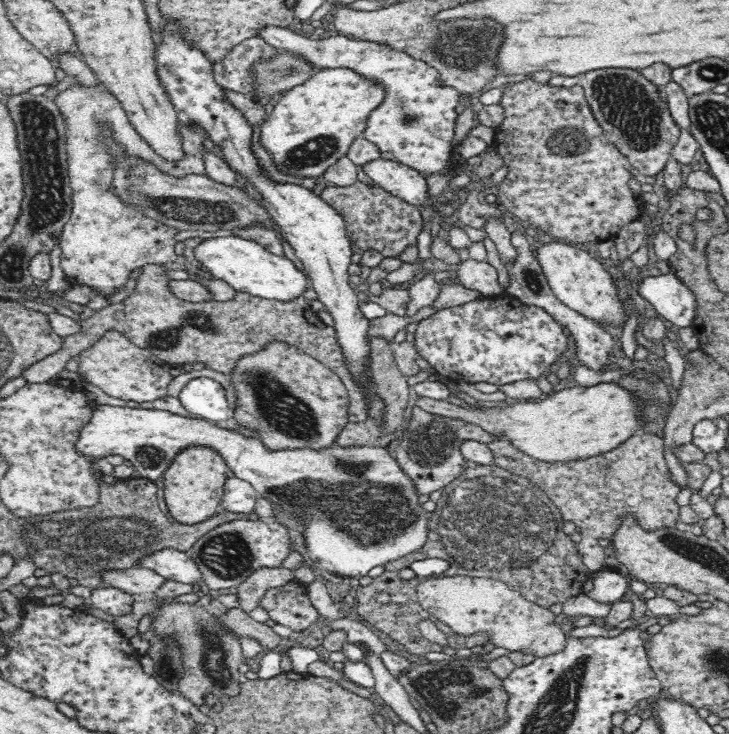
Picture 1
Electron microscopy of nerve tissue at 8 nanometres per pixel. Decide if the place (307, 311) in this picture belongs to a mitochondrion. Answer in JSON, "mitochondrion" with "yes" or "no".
{"mitochondrion":"no"}

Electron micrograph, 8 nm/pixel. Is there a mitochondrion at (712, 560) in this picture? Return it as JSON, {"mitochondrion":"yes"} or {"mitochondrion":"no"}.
{"mitochondrion":"yes"}

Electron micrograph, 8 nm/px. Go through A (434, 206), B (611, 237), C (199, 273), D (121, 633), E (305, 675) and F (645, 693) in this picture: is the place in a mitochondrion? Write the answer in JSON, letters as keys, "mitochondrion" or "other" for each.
{"A":"other","B":"other","C":"other","D":"other","E":"other","F":"other"}

